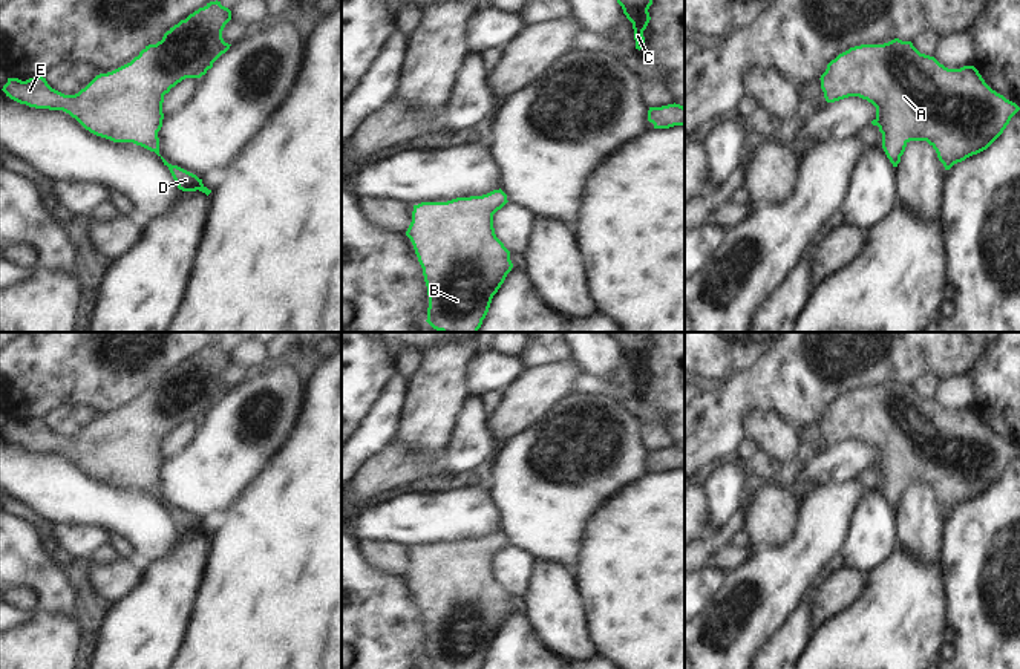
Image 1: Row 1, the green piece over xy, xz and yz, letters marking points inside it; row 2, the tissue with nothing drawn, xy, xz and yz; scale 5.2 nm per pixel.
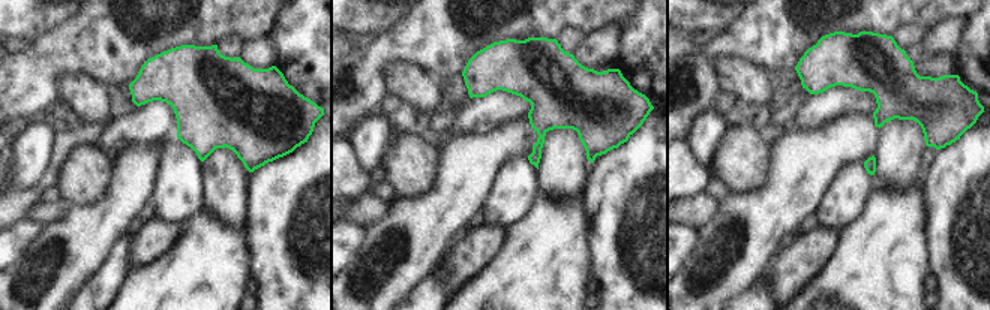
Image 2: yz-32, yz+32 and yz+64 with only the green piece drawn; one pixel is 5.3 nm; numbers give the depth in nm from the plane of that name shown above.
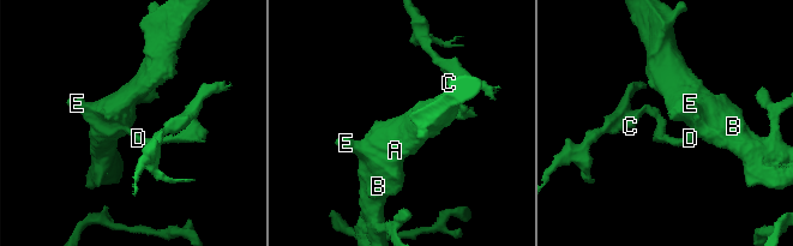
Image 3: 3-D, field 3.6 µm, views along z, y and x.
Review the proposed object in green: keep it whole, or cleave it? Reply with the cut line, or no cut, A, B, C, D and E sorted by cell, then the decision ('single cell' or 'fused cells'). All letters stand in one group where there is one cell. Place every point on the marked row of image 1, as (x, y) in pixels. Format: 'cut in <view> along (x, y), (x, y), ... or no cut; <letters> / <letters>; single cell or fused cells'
no cut; A B C D E; single cell

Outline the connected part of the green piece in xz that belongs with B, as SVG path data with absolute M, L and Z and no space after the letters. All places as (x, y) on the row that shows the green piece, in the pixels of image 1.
M499 188L482 196L414 205L406 231L427 286L427 323L441 332L478 332L492 299L512 271L510 251L496 237L493 214L507 204Z

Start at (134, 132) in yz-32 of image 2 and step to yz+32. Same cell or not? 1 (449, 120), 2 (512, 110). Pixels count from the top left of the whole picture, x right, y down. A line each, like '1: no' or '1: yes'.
1: no
2: yes

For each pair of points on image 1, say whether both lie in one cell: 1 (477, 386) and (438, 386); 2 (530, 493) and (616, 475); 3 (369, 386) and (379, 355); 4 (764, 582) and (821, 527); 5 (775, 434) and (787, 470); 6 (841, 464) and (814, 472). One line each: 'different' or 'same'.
1: different
2: same
3: same
4: same
5: different
6: same

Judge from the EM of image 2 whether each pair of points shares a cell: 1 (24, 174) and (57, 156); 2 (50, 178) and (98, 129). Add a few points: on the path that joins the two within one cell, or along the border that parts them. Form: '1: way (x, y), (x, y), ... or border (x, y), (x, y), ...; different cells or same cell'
1: border (56, 134), (51, 160), (30, 187); different cells
2: way (56, 162), (59, 153), (75, 137), (81, 135); same cell

